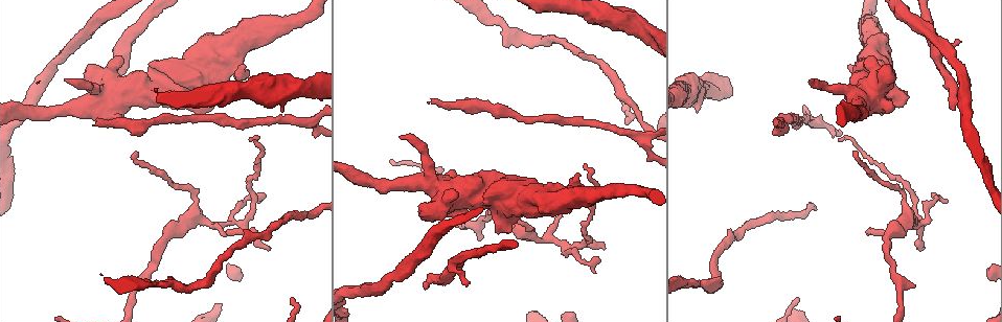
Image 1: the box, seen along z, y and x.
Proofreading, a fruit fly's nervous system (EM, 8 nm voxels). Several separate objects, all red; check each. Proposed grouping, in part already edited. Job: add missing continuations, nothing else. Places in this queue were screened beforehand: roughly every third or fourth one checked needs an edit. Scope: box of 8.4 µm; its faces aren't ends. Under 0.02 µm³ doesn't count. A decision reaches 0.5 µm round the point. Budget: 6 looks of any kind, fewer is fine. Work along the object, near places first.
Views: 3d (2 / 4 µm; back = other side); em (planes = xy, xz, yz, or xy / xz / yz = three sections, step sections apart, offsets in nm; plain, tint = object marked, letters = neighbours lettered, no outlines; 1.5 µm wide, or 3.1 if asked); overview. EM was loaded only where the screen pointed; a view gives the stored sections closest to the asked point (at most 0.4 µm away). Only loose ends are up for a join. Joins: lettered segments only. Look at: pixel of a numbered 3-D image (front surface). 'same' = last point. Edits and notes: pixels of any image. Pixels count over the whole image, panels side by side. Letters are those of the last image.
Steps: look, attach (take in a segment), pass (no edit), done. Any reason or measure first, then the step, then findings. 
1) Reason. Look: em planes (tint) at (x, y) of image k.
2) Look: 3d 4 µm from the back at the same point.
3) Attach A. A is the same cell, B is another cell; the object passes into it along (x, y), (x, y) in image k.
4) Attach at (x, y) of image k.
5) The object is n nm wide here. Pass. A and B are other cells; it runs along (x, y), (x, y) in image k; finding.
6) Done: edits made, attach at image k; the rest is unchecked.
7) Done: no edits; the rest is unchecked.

Thin end. Look: em planes (letters) at (838, 139) of image 1.

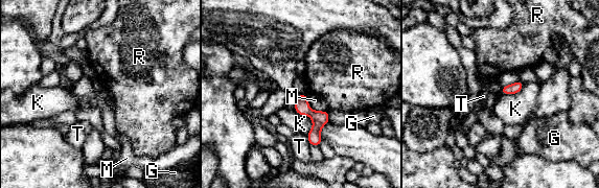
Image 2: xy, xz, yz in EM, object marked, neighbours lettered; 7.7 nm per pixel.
Pass. G, K, M, R and T are other cells; no lettered segment goes on from it.

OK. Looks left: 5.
Branch stops here. Look: 3d 2 µm at (960, 42) of image 1.

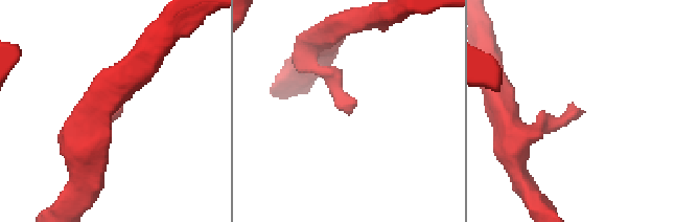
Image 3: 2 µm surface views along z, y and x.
Look: em planes (plain) at (119, 111) of image 3.

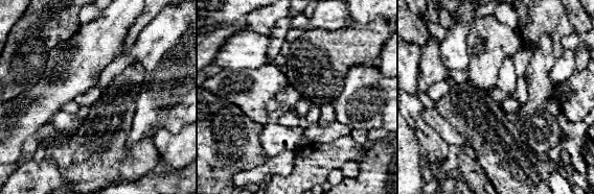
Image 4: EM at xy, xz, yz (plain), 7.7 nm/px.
Look: em planes (letters) at the same point.

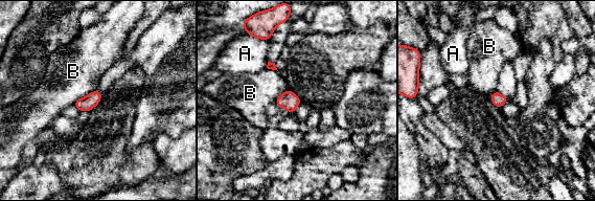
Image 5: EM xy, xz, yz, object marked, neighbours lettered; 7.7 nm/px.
Pass. A and B are other cells; a border runs along (93, 90), (79, 97), (73, 104) in image 5; no lettered segment goes on from it.

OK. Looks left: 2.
Branch stops here. Look: em xz step 4 (tint) at (96, 125) of image 1.

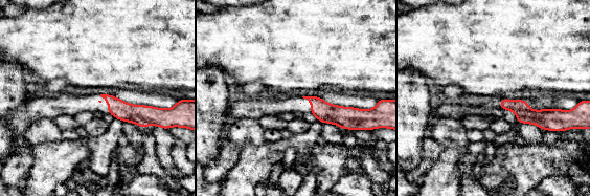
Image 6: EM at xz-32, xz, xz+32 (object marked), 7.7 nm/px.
Another direction. Look: em xy step 4 (letters) at the same point.

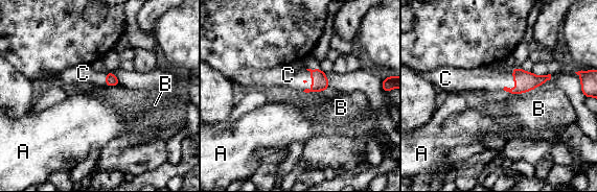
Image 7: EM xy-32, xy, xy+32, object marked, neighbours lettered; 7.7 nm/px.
Attach C. C is the same cell, A and B are other cells; it goes on there.

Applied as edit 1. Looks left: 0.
Done: edits made, attach at image 7; the rest is unchecked.

